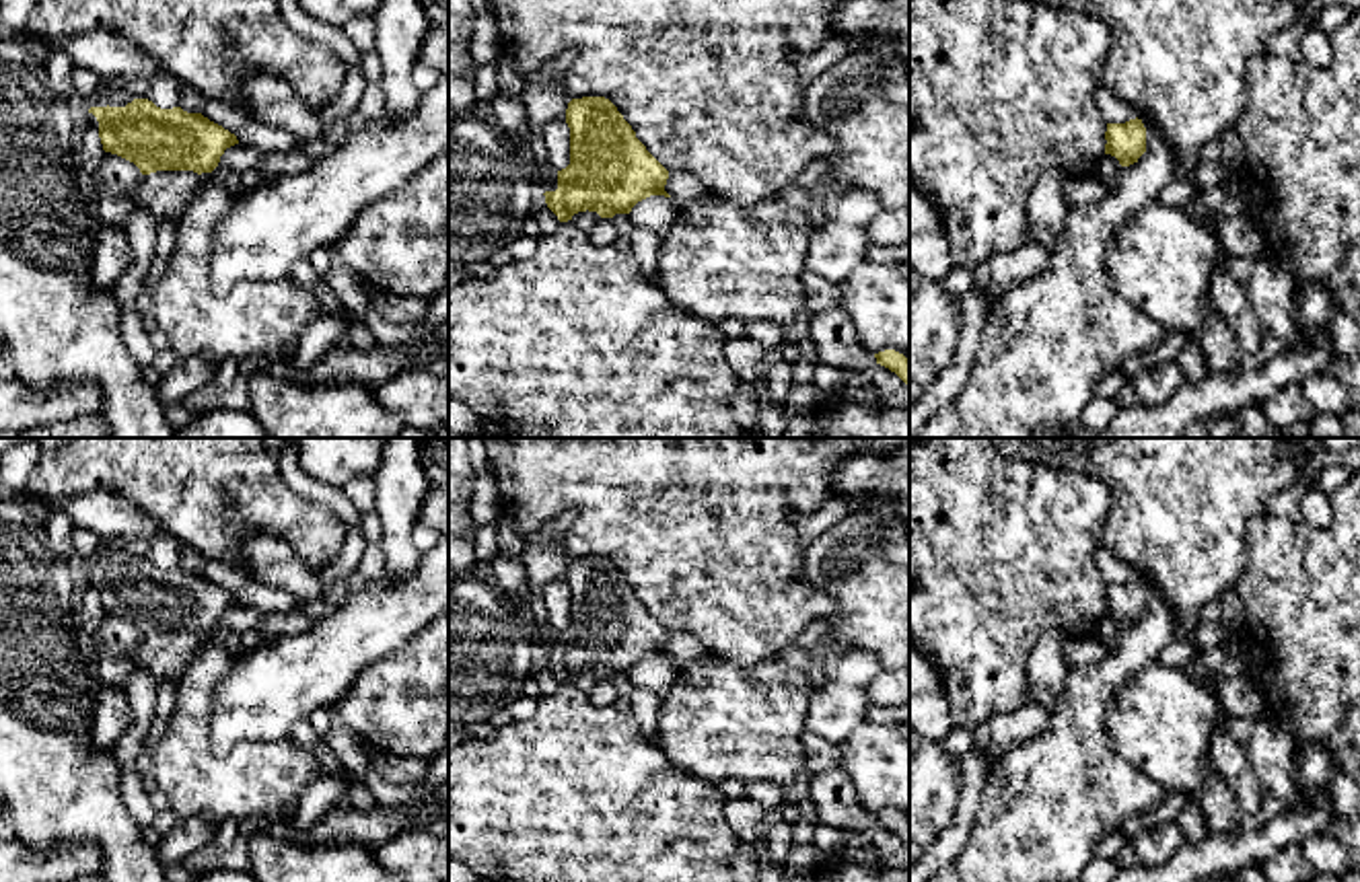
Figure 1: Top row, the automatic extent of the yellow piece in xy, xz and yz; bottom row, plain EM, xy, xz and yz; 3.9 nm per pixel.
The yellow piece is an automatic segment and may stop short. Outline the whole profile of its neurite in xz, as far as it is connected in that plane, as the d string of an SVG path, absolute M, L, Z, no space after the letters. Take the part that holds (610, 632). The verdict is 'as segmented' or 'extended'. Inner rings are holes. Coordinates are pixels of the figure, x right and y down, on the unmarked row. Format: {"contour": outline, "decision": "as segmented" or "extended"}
{"contour": "M605 557L572 559L566 569L570 625L558 631L558 650L545 652L560 683L578 672L601 678L630 674L650 658L665 656L669 631L636 598L632 586Z", "decision": "as segmented"}

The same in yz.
{"contour": "M1138 578L1125 584L1107 584L1105 600L1105 615L1115 617L1121 627L1138 623L1146 613L1146 588Z", "decision": "as segmented"}

